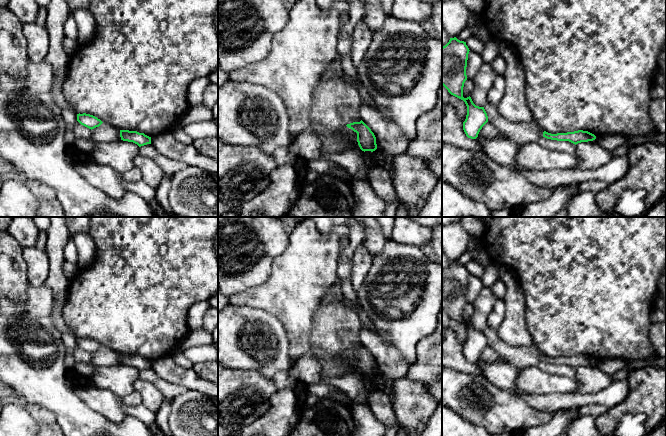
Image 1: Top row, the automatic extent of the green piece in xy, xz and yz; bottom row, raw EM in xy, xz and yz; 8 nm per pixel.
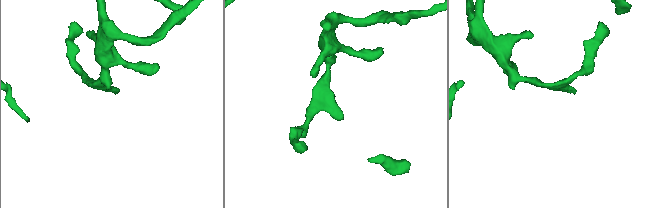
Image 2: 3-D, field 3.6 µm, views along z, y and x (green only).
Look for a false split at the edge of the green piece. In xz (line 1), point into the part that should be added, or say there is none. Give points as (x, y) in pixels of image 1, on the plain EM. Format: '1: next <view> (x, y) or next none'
1: next none

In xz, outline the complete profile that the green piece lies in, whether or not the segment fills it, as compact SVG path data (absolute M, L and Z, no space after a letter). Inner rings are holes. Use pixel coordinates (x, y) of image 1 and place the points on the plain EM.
M361 344L346 349L357 357L357 366L362 375L375 375L377 373L376 361L371 353Z

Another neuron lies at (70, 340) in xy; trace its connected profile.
M62 333L61 338L66 346L66 349L73 351L77 345L77 337L72 333Z

